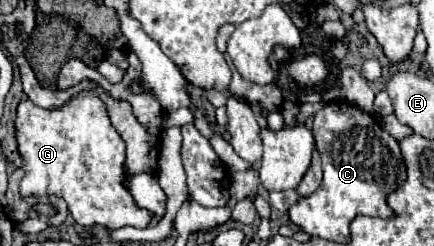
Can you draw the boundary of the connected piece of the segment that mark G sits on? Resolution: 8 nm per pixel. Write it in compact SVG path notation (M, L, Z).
M94 90L78 92L64 106L52 110L24 98L16 114L16 142L26 172L20 184L22 198L56 194L66 200L76 224L84 228L146 228L154 218L146 208L138 208L130 192L126 192L126 146L110 124L106 104Z

